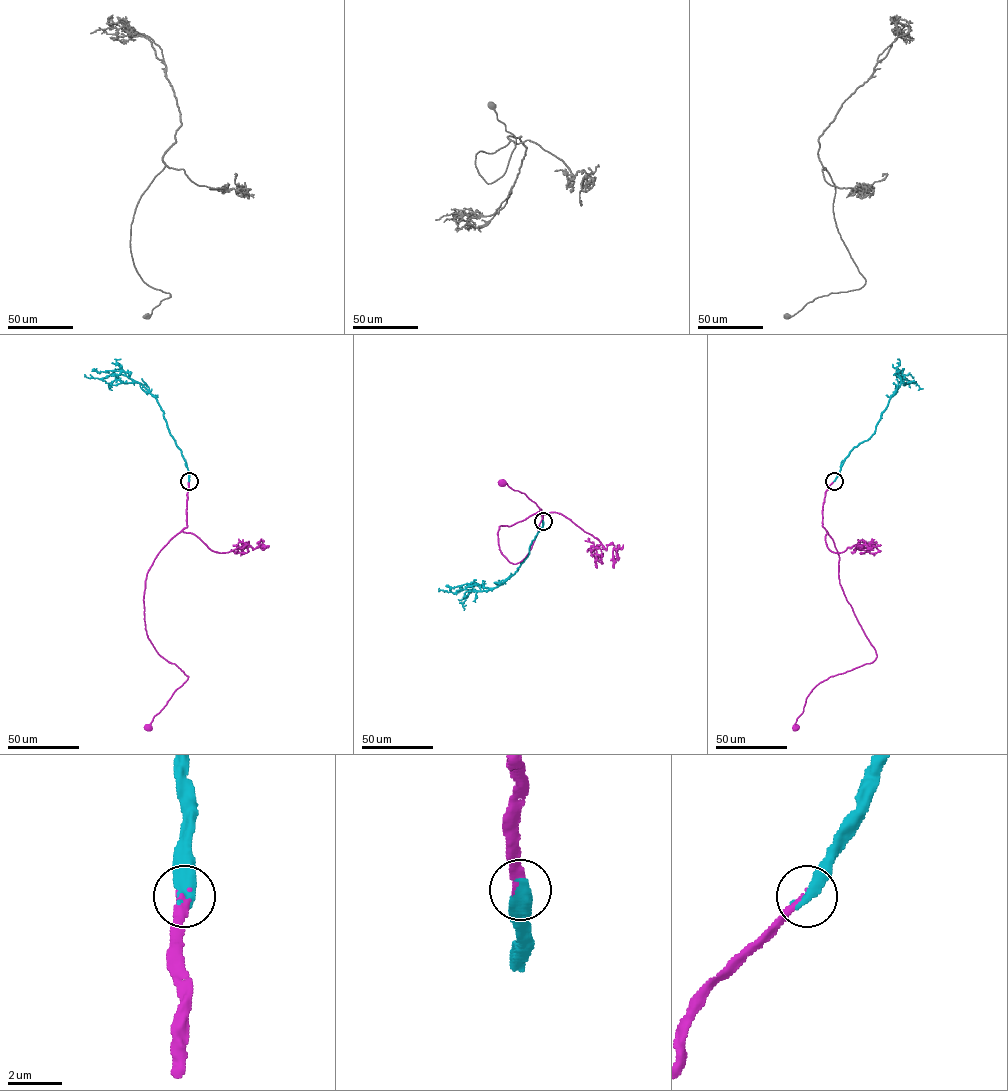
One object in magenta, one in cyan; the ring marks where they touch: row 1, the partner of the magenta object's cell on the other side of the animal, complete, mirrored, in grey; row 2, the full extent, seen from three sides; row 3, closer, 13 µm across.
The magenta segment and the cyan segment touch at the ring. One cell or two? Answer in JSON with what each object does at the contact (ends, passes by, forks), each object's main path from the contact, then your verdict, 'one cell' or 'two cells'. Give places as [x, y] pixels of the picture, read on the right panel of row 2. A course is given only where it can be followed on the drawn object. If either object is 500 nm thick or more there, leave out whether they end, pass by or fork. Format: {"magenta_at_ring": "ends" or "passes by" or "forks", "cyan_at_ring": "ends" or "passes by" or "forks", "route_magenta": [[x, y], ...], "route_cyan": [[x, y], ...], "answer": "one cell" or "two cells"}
{"route_magenta": [[834, 481], [825, 492], [822, 526], [839, 554], [840, 584], [876, 657], [820, 682], [807, 697], [797, 728]], "route_cyan": [[834, 481], [849, 452], [874, 433], [881, 413], [901, 383], [898, 374], [906, 379], [904, 374]], "answer": "one cell"}

